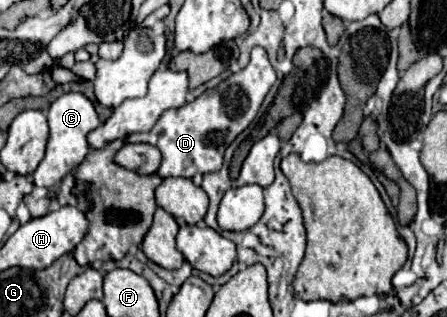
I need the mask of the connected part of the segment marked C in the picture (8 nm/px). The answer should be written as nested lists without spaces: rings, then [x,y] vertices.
[[[66,93],[66,95],[58,97],[50,105],[48,123],[50,123],[50,139],[48,139],[46,155],[40,161],[40,165],[36,167],[32,179],[34,179],[34,185],[52,189],[70,171],[74,171],[76,165],[80,165],[80,161],[84,161],[86,153],[90,151],[90,145],[86,141],[86,135],[100,125],[100,119],[98,119],[98,113],[96,113],[92,101],[86,95],[82,95],[82,93]]]

